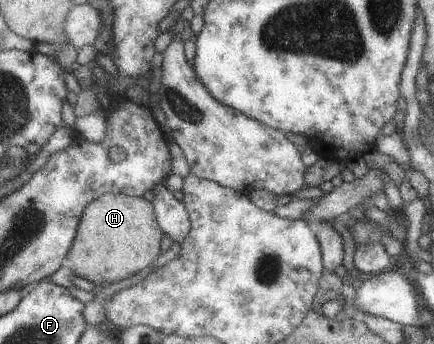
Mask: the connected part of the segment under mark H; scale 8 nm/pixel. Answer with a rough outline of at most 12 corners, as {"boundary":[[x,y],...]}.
{"boundary":[[101,194],[62,264],[95,285],[157,260],[151,201]]}

